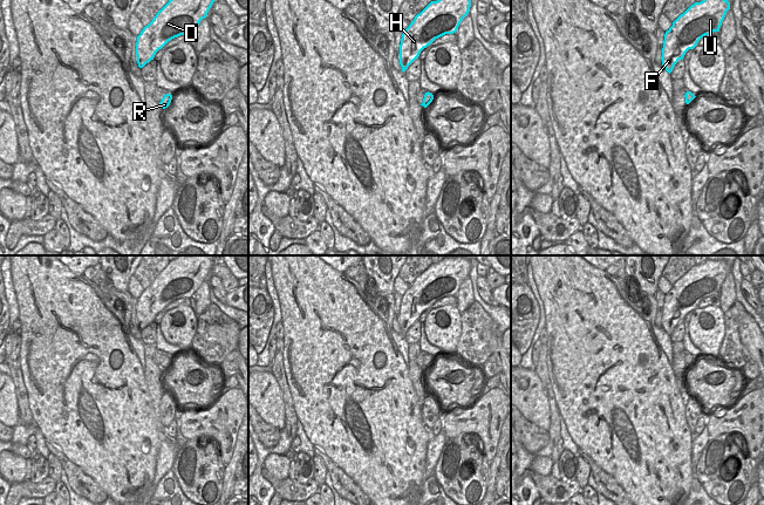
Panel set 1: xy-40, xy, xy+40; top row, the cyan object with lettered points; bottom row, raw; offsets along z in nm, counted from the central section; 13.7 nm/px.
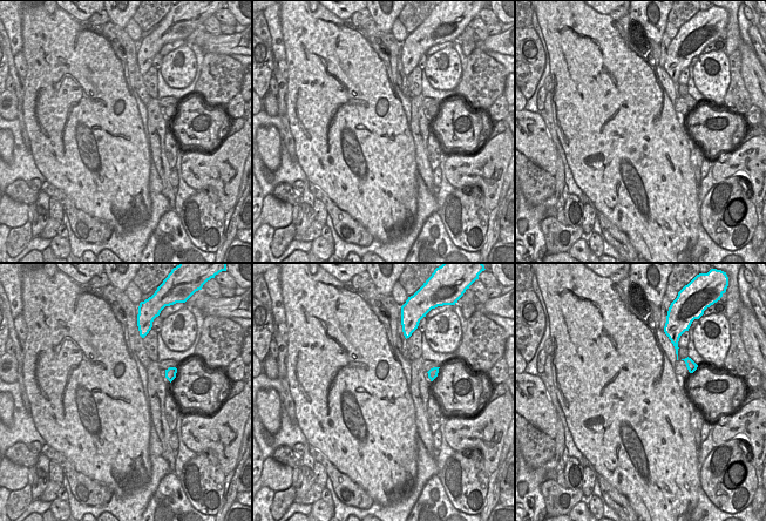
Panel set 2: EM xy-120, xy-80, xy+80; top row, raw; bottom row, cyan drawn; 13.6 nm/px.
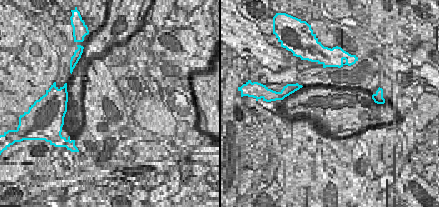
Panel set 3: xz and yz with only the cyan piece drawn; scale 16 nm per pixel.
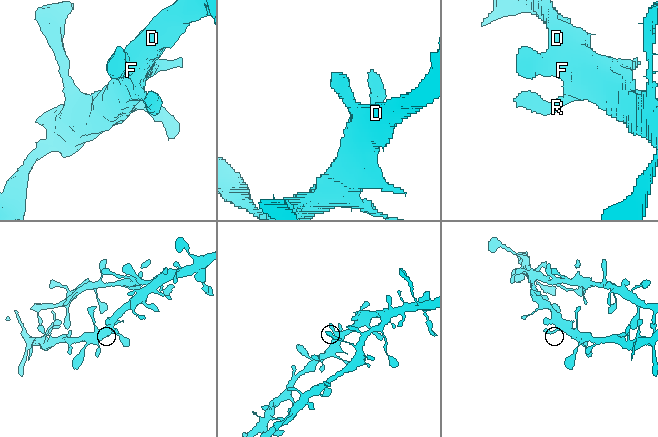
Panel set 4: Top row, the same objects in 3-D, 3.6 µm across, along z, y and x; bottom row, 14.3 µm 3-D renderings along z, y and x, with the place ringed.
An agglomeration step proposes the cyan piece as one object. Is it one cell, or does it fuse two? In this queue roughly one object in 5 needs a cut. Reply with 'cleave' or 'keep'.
keep

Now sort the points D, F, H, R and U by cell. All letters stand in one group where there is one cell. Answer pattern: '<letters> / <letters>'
D F H R U

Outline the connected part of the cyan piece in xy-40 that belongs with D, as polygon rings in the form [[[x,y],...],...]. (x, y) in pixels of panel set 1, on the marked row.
[[[169,0],[137,36],[136,55],[139,68],[154,60],[156,53],[180,35],[191,35],[207,16],[216,0]]]

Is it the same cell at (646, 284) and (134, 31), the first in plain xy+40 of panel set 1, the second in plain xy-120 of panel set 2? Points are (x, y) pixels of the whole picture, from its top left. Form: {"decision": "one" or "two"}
{"decision": "two"}

